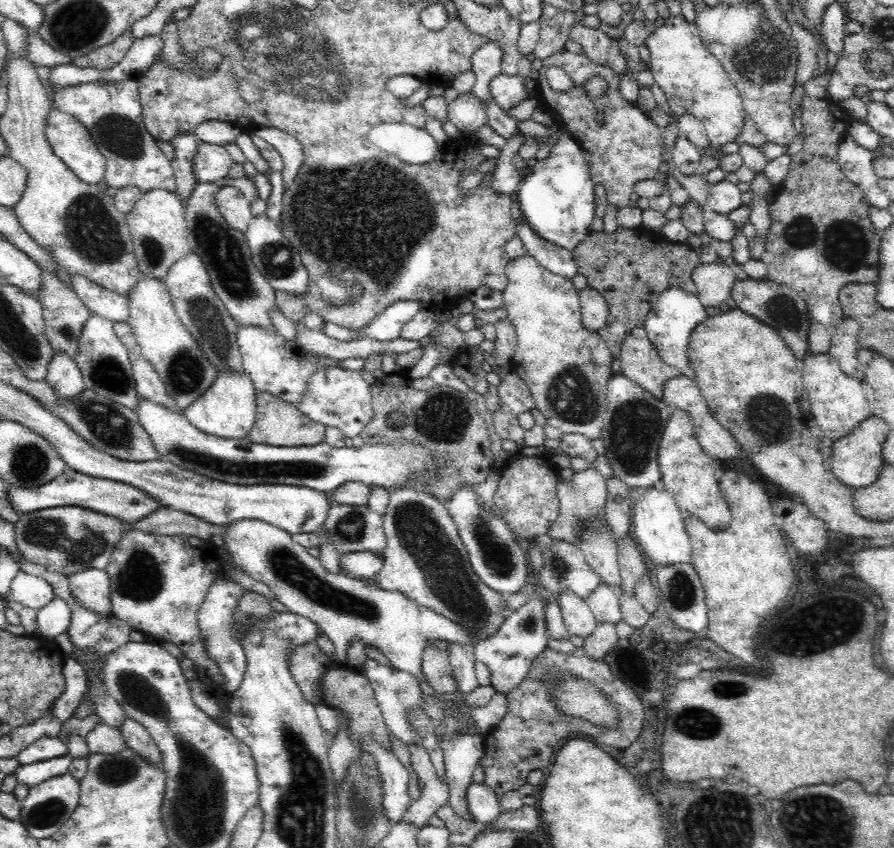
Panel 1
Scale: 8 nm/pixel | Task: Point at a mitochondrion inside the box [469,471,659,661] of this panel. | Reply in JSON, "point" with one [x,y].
{"point":[560,569]}

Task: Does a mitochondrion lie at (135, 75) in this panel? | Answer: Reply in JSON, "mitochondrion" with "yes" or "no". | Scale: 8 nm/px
{"mitochondrion":"no"}

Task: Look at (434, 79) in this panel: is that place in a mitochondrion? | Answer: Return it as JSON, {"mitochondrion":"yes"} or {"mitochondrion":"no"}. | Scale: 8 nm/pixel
{"mitochondrion":"no"}

